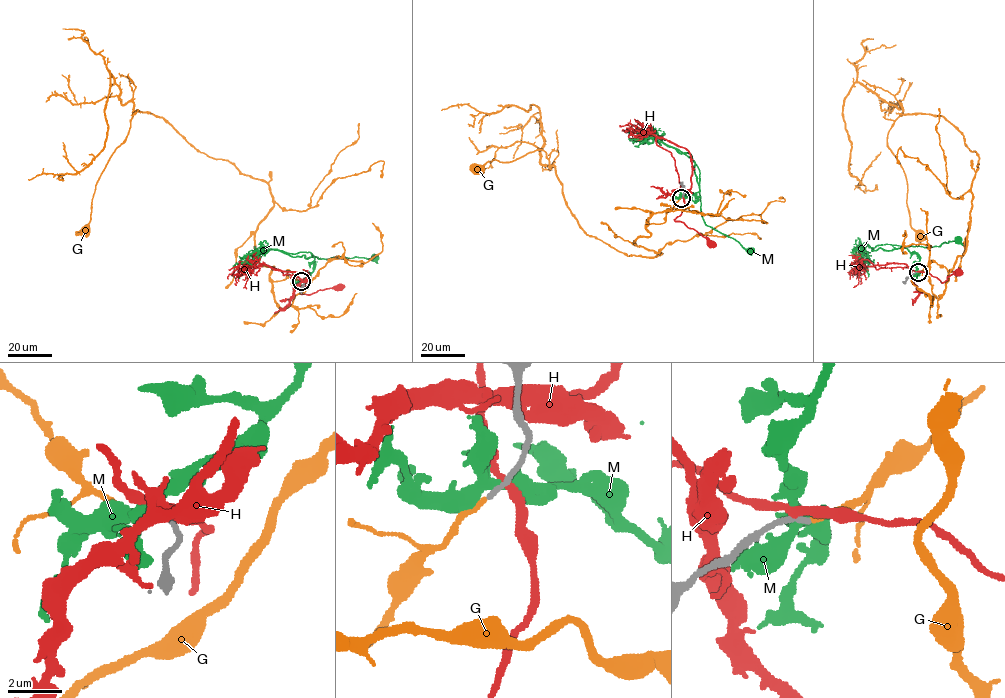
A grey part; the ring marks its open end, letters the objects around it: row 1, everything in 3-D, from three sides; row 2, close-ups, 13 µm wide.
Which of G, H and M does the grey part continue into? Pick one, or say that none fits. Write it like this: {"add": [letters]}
{"add": ["G"]}

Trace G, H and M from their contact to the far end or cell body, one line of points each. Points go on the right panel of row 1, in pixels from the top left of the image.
G: (918, 272), (932, 261), (949, 271), (966, 250), (979, 157), (942, 116), (900, 114), (887, 146), (920, 235)
H: (916, 271), (927, 272), (942, 282), (949, 275), (959, 272)
M: (917, 272), (919, 257), (904, 246), (940, 246), (959, 239)

